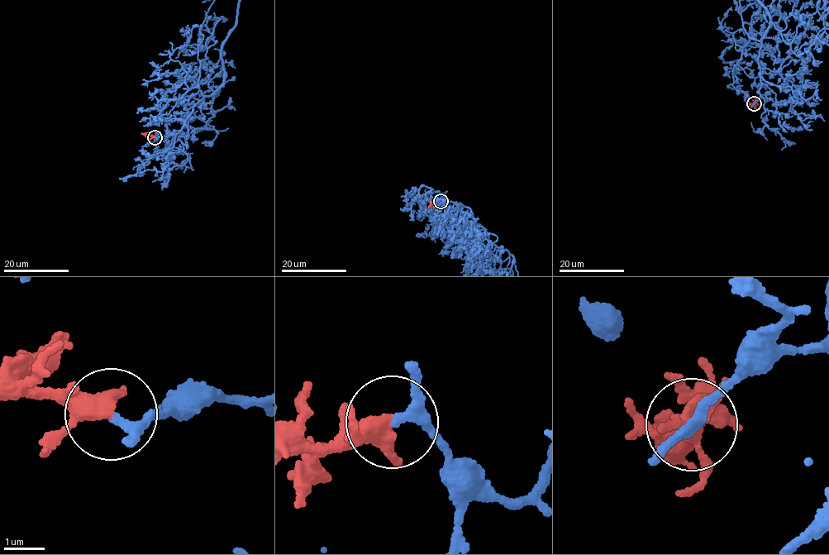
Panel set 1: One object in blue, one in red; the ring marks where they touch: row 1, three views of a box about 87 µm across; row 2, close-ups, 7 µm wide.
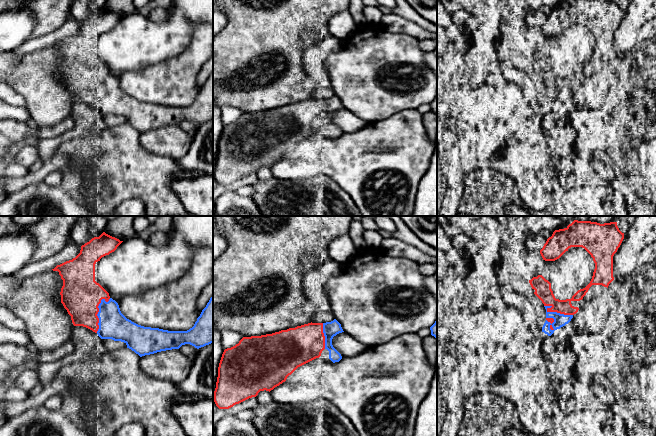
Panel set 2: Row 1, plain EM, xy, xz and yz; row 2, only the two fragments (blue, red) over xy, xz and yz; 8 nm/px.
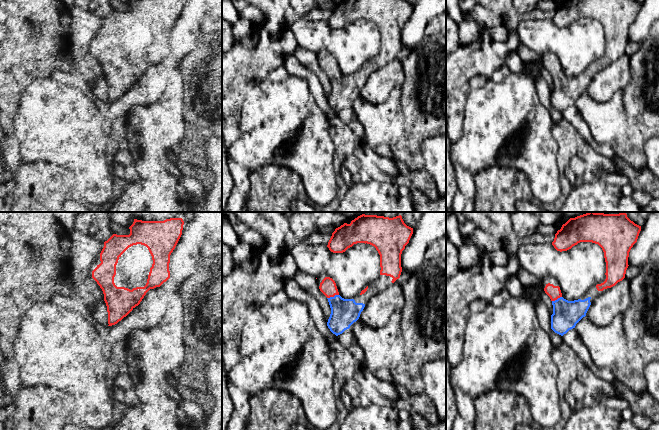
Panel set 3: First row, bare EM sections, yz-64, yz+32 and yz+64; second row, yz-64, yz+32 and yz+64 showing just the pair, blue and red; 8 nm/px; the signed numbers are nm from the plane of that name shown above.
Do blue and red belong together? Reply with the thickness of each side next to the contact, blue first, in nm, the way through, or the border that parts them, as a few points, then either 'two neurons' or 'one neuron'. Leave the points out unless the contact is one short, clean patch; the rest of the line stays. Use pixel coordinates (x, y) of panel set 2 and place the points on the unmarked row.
calibres 220 and 320 nm; one neuron

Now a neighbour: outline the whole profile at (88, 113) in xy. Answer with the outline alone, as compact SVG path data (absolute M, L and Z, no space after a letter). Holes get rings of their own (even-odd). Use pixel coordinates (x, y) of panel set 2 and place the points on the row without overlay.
M74 102L72 111L88 122L93 122L99 114L97 109L83 102Z

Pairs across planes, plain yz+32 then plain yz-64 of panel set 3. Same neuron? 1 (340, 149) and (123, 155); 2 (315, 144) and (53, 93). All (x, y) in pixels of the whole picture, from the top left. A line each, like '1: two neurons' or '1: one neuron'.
1: two neurons
2: one neuron

